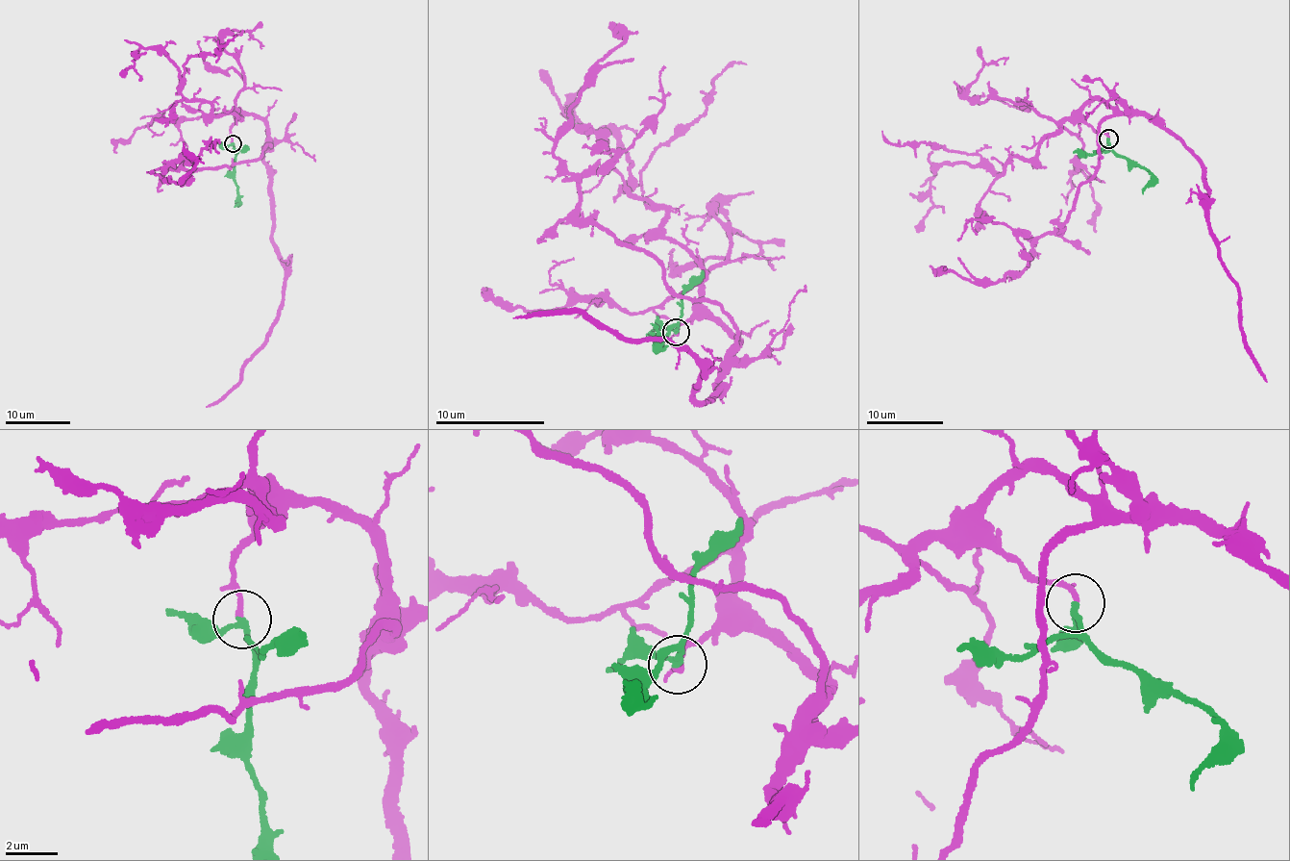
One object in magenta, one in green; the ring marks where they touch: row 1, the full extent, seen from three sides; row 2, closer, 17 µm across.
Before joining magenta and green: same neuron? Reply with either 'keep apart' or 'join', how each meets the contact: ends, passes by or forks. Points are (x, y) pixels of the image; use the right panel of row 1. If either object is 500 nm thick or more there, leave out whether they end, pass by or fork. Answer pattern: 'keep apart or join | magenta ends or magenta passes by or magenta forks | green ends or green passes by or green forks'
join | magenta ends | green passes by

